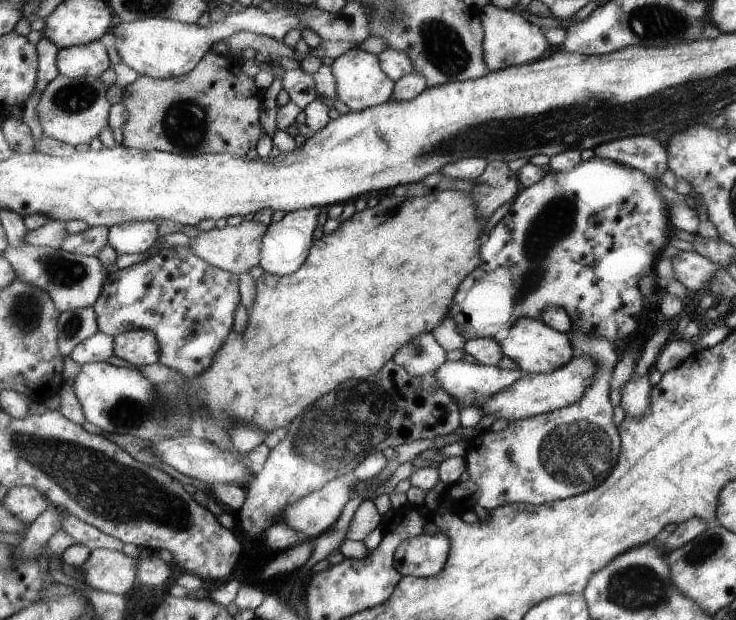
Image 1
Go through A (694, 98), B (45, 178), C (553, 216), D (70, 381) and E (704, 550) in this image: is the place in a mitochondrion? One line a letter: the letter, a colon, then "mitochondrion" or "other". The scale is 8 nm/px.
A: mitochondrion
B: other
C: mitochondrion
D: other
E: mitochondrion

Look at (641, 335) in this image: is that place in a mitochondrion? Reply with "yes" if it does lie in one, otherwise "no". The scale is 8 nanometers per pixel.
no

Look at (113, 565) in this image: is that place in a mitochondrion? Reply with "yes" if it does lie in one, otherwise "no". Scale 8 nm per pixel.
no

